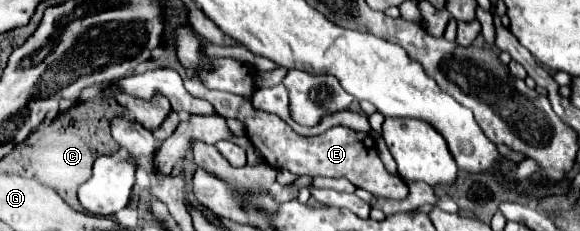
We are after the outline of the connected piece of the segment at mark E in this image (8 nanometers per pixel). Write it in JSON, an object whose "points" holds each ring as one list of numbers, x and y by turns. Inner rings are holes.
{"points":[[201,70,185,78,185,88,193,96,209,100,223,118,241,120,245,124,245,132,247,132,249,140,253,142,253,146,261,152,265,162,277,170,287,170,295,176,347,178,355,188,367,190,377,198,405,200,409,196,407,184,399,176,393,176,385,170,371,134,355,132,345,126,335,126,319,136,299,136,279,116,273,116,269,112,261,112,261,110,253,108,251,98,243,98,243,96,227,94,227,92,219,92,219,90,207,90,201,80]]}

